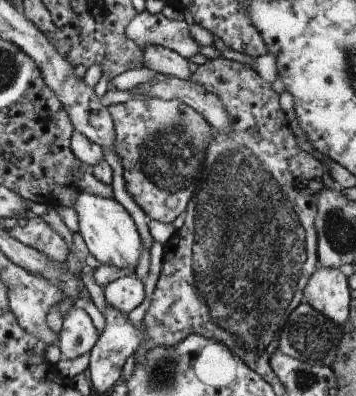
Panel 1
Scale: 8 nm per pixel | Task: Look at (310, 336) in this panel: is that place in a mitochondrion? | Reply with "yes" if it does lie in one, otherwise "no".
yes

